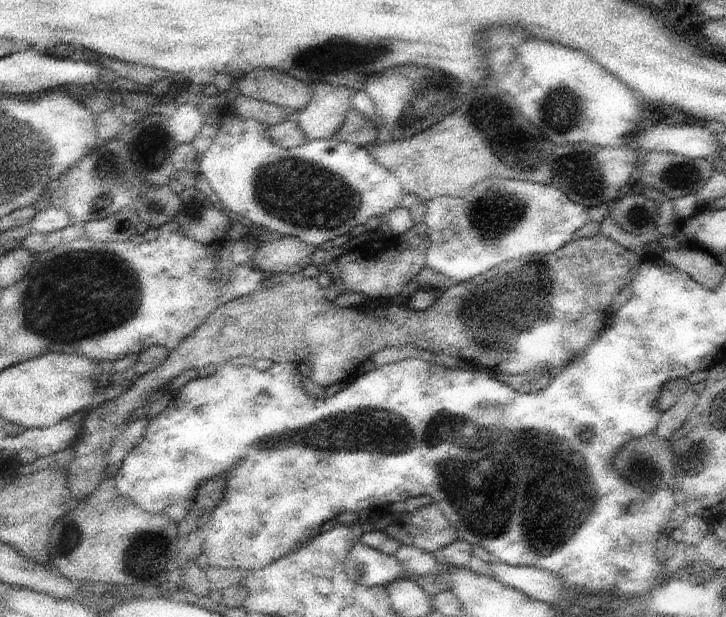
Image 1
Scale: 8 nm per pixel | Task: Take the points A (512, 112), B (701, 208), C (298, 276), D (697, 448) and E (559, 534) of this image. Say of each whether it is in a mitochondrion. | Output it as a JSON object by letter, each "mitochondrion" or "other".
{"A":"other","B":"other","C":"other","D":"mitochondrion","E":"mitochondrion"}

